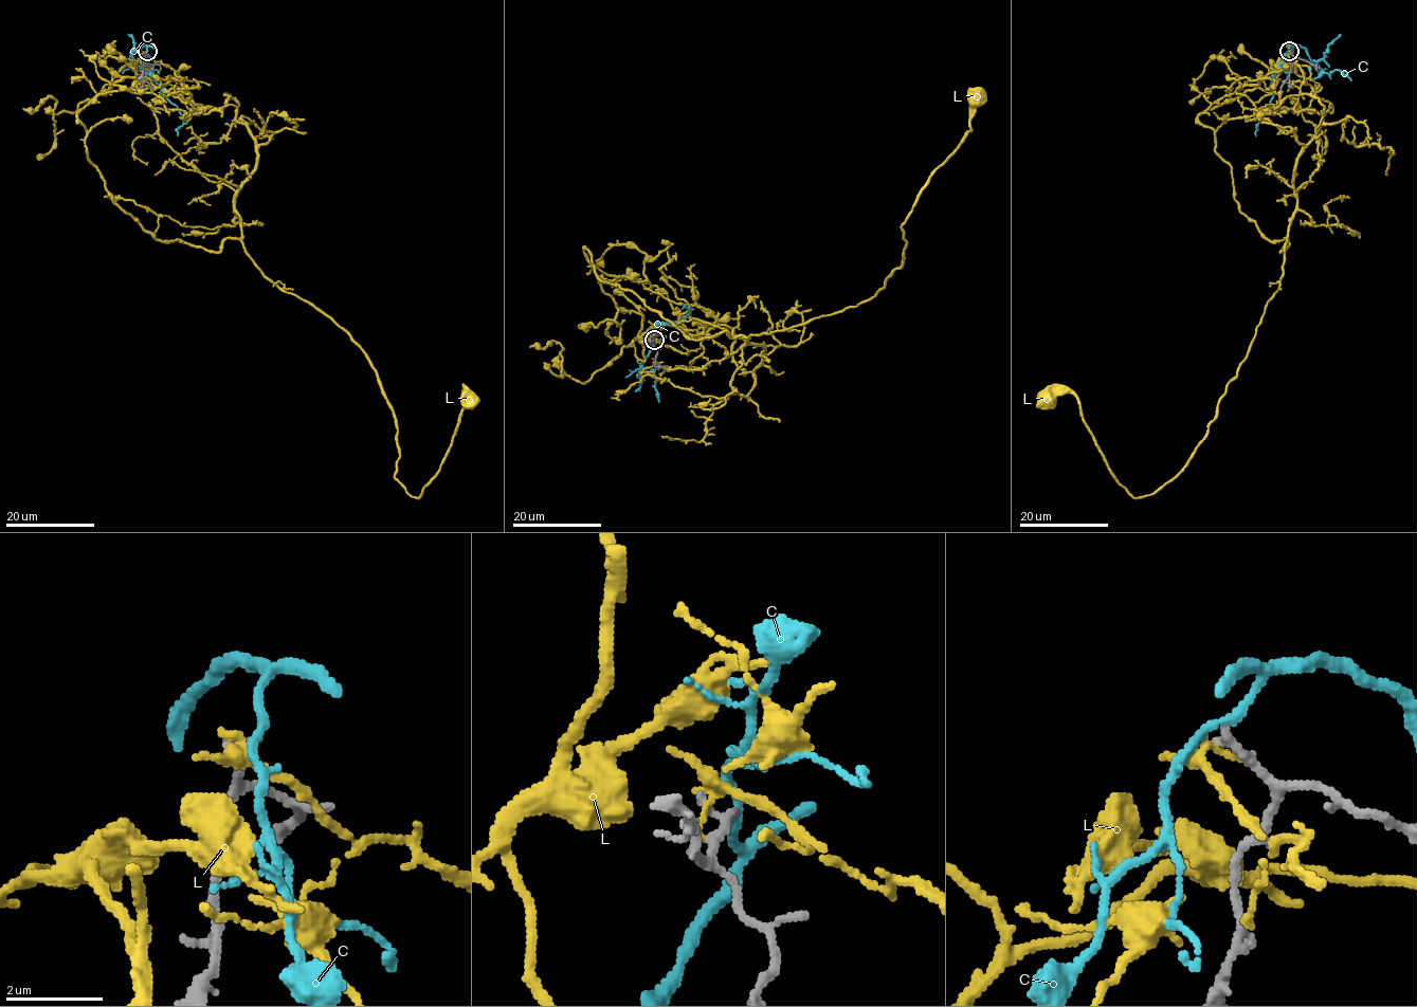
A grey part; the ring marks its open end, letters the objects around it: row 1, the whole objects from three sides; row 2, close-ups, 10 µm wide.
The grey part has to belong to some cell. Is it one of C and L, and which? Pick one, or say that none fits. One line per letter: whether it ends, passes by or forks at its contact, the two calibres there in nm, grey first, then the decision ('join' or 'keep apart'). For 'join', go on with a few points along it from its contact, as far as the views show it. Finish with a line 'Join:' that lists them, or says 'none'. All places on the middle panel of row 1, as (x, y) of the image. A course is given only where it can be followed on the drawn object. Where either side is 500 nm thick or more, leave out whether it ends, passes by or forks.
C: it passes by; 200 nm thick on the grey side, 160 nm on the other; keep apart
L: it passes by; 220 nm thick on the grey side, 150 nm on the other; keep apart
Join: none

